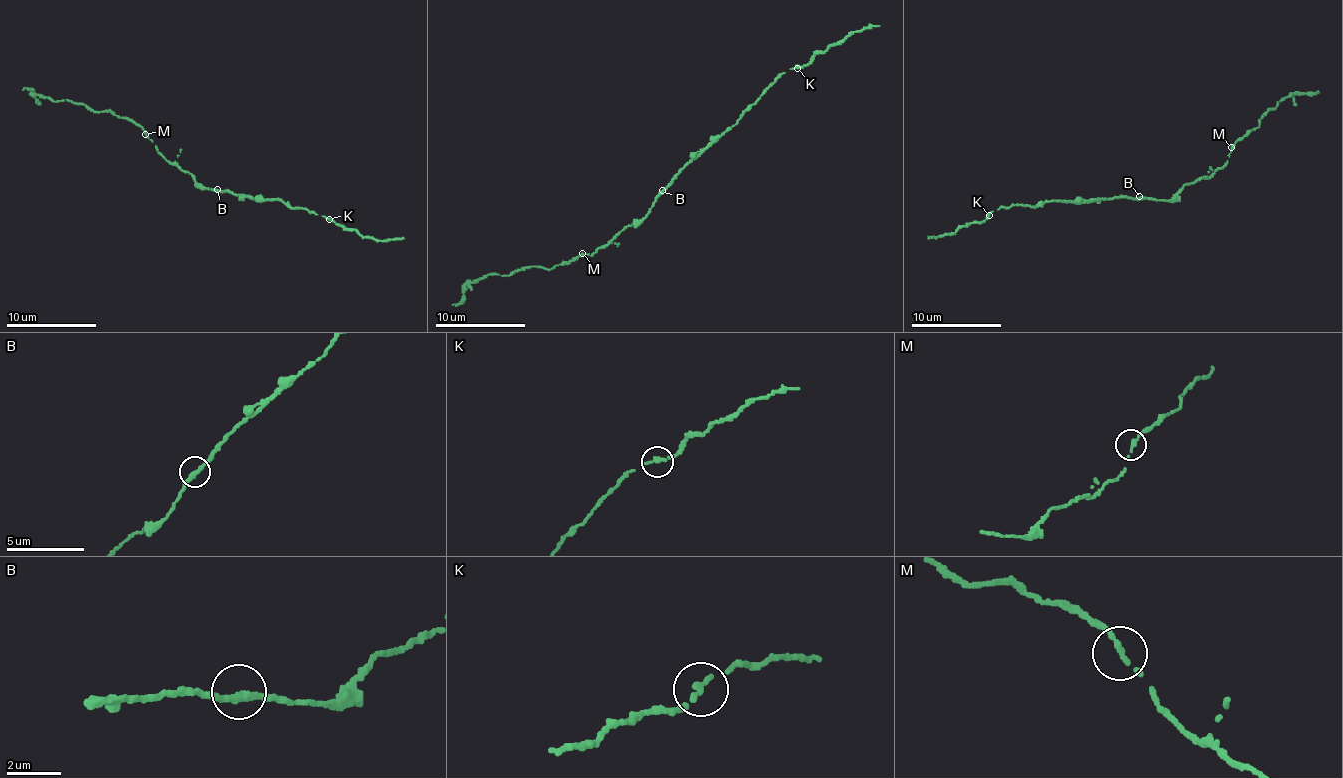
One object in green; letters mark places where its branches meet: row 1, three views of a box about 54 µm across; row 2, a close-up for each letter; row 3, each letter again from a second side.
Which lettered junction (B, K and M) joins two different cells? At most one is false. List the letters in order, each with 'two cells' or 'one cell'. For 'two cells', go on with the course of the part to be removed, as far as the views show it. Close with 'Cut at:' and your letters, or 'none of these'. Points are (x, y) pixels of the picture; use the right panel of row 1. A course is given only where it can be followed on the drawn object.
B: one cell
K: one cell
M: one cell
Cut at: none of these

